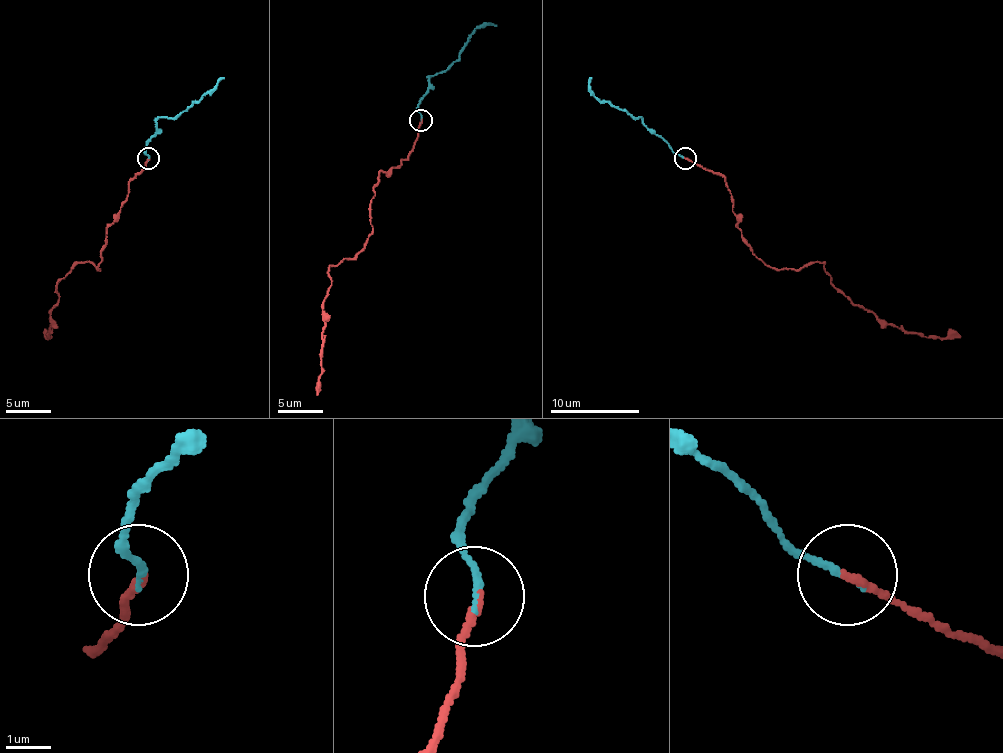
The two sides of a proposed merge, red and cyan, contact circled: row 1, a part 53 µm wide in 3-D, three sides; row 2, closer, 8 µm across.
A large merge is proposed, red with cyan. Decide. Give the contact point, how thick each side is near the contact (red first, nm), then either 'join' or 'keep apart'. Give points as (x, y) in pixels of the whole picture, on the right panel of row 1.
at (685, 158); 180 nm thick on the red side, 150 nm on the other; join

